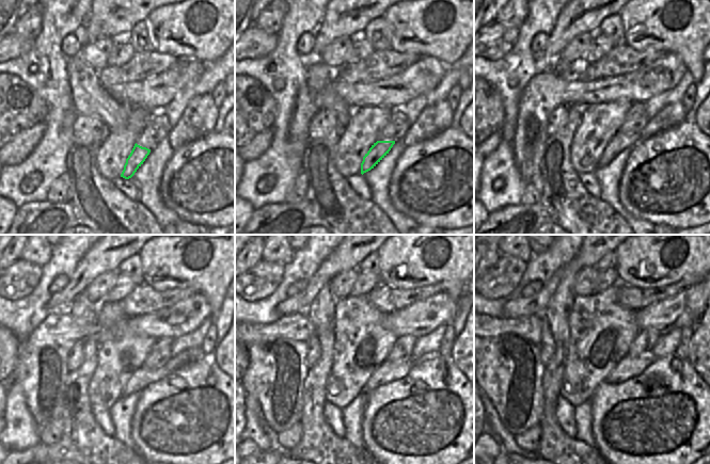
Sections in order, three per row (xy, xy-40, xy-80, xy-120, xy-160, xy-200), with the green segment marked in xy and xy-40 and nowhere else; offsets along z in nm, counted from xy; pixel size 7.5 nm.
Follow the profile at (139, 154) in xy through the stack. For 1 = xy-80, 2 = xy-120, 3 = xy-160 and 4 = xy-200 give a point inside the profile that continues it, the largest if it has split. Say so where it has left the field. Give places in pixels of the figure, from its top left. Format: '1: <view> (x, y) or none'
1: xy-80 (620, 142)
2: xy-120 (142, 378)
3: xy-160 (388, 371)
4: xy-200 (629, 367)

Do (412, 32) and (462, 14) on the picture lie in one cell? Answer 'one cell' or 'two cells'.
one cell

